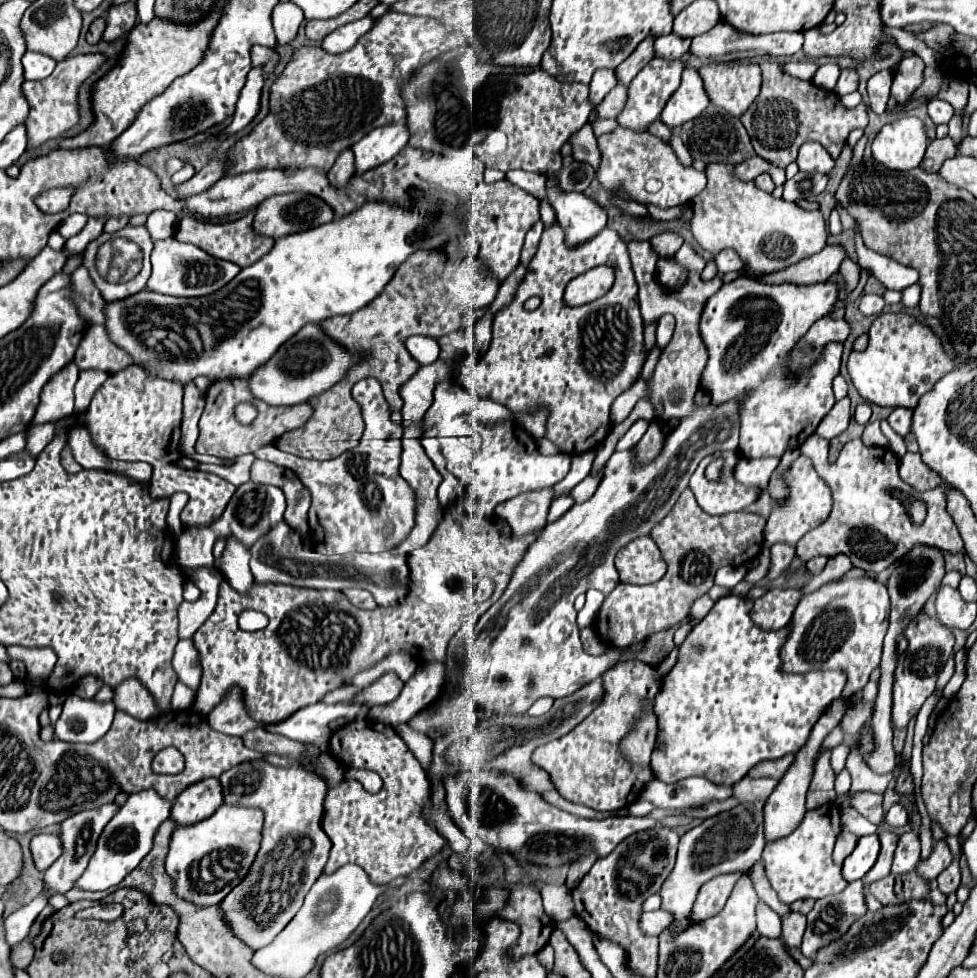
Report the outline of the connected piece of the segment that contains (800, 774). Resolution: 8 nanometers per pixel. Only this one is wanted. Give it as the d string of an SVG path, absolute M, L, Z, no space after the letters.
M838 699L838 701L834 701L830 705L830 709L814 725L812 735L810 735L808 743L804 745L802 753L796 755L794 763L790 765L790 769L786 771L786 775L782 777L782 781L778 783L774 793L766 799L766 807L764 807L764 833L766 833L766 841L778 841L778 839L788 837L800 825L800 821L804 819L804 813L806 813L806 805L804 803L806 803L806 791L808 791L808 785L810 785L810 777L812 777L812 771L814 771L814 755L818 753L824 737L840 723L840 719L844 717L848 707L850 707L850 701L846 701L846 699Z

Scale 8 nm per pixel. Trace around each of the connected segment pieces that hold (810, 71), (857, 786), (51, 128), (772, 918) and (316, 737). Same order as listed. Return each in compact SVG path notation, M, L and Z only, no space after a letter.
M790 61L790 63L784 65L784 69L786 69L792 77L798 77L798 79L806 79L806 81L810 81L810 79L814 77L818 65L812 63L812 61L800 61L800 63Z
M854 747L848 761L846 761L846 769L852 777L852 789L850 789L850 795L858 793L858 791L876 791L876 793L884 795L888 783L890 783L890 777L892 775L878 775L874 773L866 763L864 759L858 755L858 749Z
M74 55L60 61L52 75L40 81L24 81L22 91L30 103L30 113L26 119L28 127L28 147L40 147L48 139L62 135L66 129L78 123L78 107L76 107L76 93L84 79L92 75L104 63L104 55Z
M758 903L758 933L762 937L770 939L780 939L781 937L781 919L772 909L768 909L764 903Z
M320 701L318 705L308 705L306 709L300 709L300 713L296 713L290 721L284 721L282 725L268 725L266 729L300 743L316 745L322 753L328 753L328 743L332 737L328 723L336 717L368 717L368 709L370 705L358 705L356 701L340 705L326 705Z

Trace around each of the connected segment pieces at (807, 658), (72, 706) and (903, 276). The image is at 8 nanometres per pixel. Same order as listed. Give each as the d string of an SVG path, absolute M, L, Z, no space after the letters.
M868 577L830 581L818 591L804 595L790 621L790 637L782 647L784 671L806 673L814 669L842 669L848 675L842 697L850 699L868 683L870 673L880 665L888 613L888 589Z
M70 695L56 721L56 739L70 743L94 743L106 735L114 717L114 703L98 703L94 699L80 699Z
M855 220L855 247L858 255L858 265L860 267L868 267L874 271L874 277L882 281L882 285L886 289L896 289L902 291L914 283L918 283L918 271L898 265L896 261L888 259L888 257L874 253L873 250L868 249L861 238L860 227Z

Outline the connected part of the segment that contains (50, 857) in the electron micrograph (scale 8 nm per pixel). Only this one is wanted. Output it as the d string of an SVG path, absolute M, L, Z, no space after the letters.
M36 835L32 839L32 857L40 871L46 871L60 855L62 855L62 841L58 835Z

